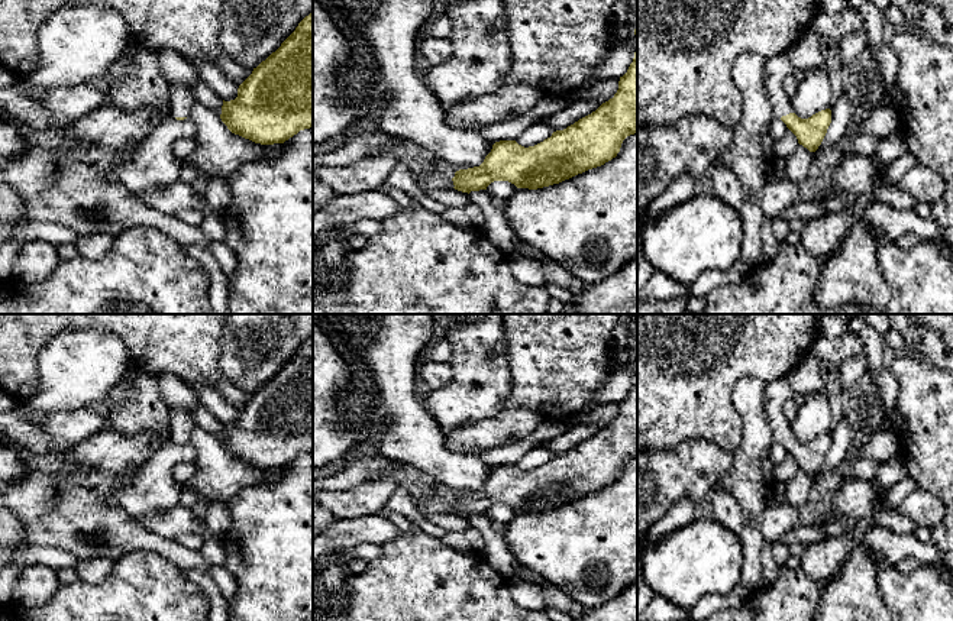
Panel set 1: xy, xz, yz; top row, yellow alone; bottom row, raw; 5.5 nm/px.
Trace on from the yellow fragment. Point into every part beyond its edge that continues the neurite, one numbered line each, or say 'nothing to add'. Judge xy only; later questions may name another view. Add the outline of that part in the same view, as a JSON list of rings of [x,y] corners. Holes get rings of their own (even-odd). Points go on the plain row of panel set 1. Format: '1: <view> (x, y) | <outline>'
1: xy (183, 400) | [[[169,373],[156,376],[156,381],[162,398],[172,408],[169,442],[190,442],[193,430],[197,427],[194,410],[200,404],[196,389]]]

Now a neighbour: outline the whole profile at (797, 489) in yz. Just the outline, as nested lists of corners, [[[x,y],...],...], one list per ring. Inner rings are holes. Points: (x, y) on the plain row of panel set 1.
[[[798,469],[797,473],[788,482],[785,482],[786,502],[797,508],[802,508],[808,501],[811,488],[813,476],[802,469]]]

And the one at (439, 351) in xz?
[[[446,339],[432,340],[424,356],[429,358],[432,362],[449,362],[452,358],[450,343]]]

